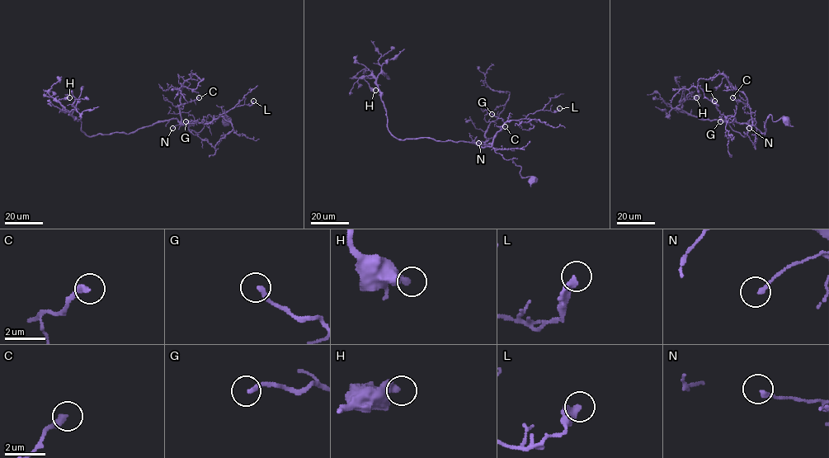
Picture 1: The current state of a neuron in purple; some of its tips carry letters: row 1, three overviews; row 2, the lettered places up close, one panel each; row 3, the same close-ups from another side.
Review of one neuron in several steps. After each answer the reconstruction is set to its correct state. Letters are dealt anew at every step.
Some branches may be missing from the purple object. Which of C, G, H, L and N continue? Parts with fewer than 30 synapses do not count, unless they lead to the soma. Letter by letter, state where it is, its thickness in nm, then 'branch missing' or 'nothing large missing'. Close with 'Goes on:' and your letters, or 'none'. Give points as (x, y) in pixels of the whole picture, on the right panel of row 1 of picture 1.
C: at (732, 97); 320 nm thick; nothing large missing
G: at (720, 121); 190 nm thick; nothing large missing
H: at (696, 97); 360 nm thick; nothing large missing
L: at (714, 101); 320 nm thick; nothing large missing
N: at (749, 128); 190 nm thick; nothing large missing
Goes on: none

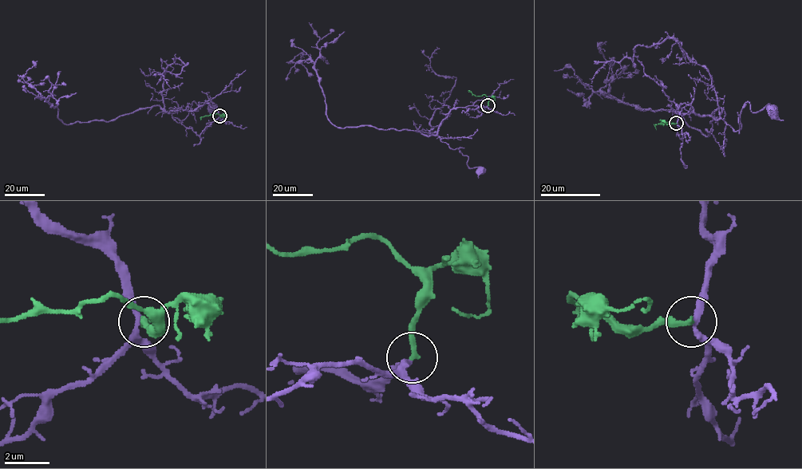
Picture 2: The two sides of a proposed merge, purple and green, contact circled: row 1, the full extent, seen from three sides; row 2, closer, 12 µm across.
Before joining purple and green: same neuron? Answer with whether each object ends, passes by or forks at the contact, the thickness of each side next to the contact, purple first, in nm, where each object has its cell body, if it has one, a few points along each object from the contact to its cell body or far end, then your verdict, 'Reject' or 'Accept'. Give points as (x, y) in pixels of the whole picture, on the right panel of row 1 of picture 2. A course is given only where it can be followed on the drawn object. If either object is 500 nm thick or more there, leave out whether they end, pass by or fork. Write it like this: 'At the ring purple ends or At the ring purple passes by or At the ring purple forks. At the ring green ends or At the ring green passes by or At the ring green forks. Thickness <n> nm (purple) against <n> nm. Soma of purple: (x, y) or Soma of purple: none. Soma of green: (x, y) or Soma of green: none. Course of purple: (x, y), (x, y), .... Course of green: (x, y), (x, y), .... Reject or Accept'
At the ring purple passes by. At the ring green ends. Thickness 240 nm (purple) against 240 nm. Soma of purple: (772, 111). Soma of green: none. Course of purple: (677, 124), (676, 104), (678, 115), (720, 118), (735, 131), (746, 103), (752, 112), (768, 104), (772, 110). Course of green: (676, 124), (666, 124), (661, 120), (662, 123), (656, 124), (656, 129). Accept

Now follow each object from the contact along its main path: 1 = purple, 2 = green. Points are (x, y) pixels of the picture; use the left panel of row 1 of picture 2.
1: (219, 116), (207, 103), (194, 110), (169, 112), (182, 121), (194, 101), (200, 108), (201, 103), (212, 107)
2: (219, 116), (217, 113), (202, 116), (200, 120)

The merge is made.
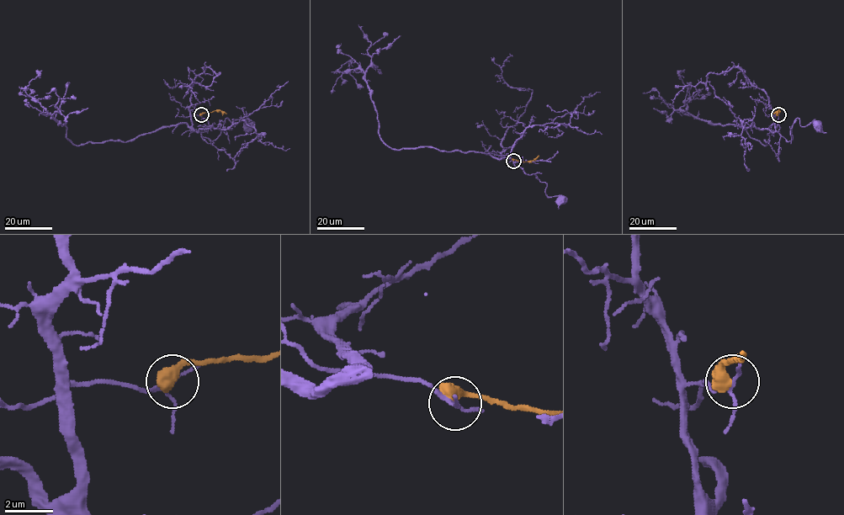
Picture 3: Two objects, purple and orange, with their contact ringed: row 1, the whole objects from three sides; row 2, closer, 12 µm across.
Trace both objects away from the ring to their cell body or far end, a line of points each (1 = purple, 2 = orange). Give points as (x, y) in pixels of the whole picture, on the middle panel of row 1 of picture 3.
1: (513, 161), (502, 156), (511, 158), (528, 174), (534, 174), (546, 183), (548, 196), (557, 196), (561, 200)
2: (513, 160), (533, 161), (538, 156)

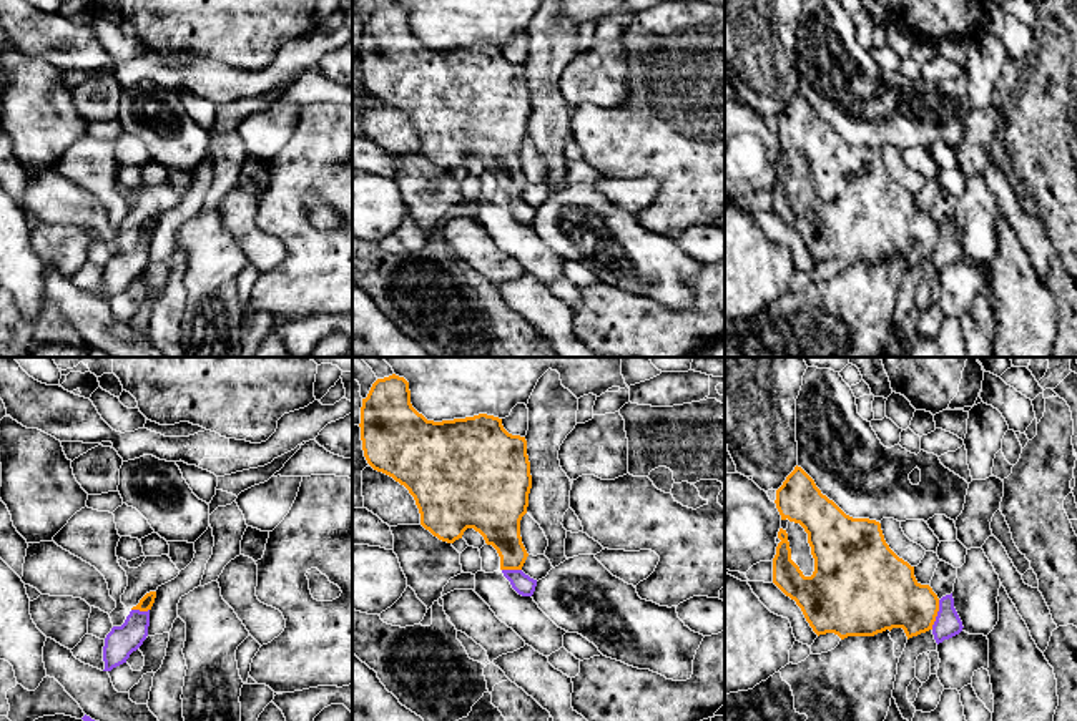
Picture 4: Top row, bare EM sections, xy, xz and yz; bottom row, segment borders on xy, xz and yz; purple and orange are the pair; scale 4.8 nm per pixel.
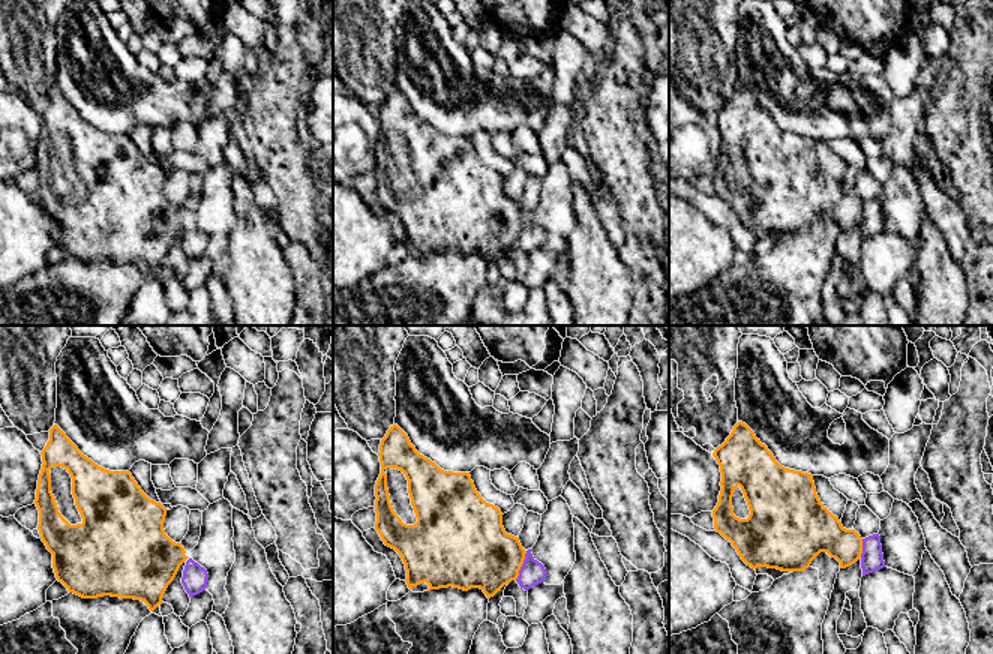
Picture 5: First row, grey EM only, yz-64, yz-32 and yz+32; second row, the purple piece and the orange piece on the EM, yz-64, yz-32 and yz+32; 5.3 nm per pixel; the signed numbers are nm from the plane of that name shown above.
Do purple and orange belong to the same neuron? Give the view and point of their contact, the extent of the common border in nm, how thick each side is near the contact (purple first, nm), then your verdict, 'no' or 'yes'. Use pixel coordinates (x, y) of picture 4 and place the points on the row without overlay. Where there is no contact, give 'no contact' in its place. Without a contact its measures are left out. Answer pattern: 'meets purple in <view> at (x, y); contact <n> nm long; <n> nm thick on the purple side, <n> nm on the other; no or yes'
meets purple in yz at (938, 243); contact 150 nm long; 130 nm thick on the purple side, 300 nm on the other; no

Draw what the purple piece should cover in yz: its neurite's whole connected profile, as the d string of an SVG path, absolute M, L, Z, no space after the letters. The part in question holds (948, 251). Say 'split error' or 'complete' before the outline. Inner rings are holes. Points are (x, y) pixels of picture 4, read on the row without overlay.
complete | M952 221L939 228L939 239L932 253L932 262L936 271L942 271L962 259L962 249L954 236Z

